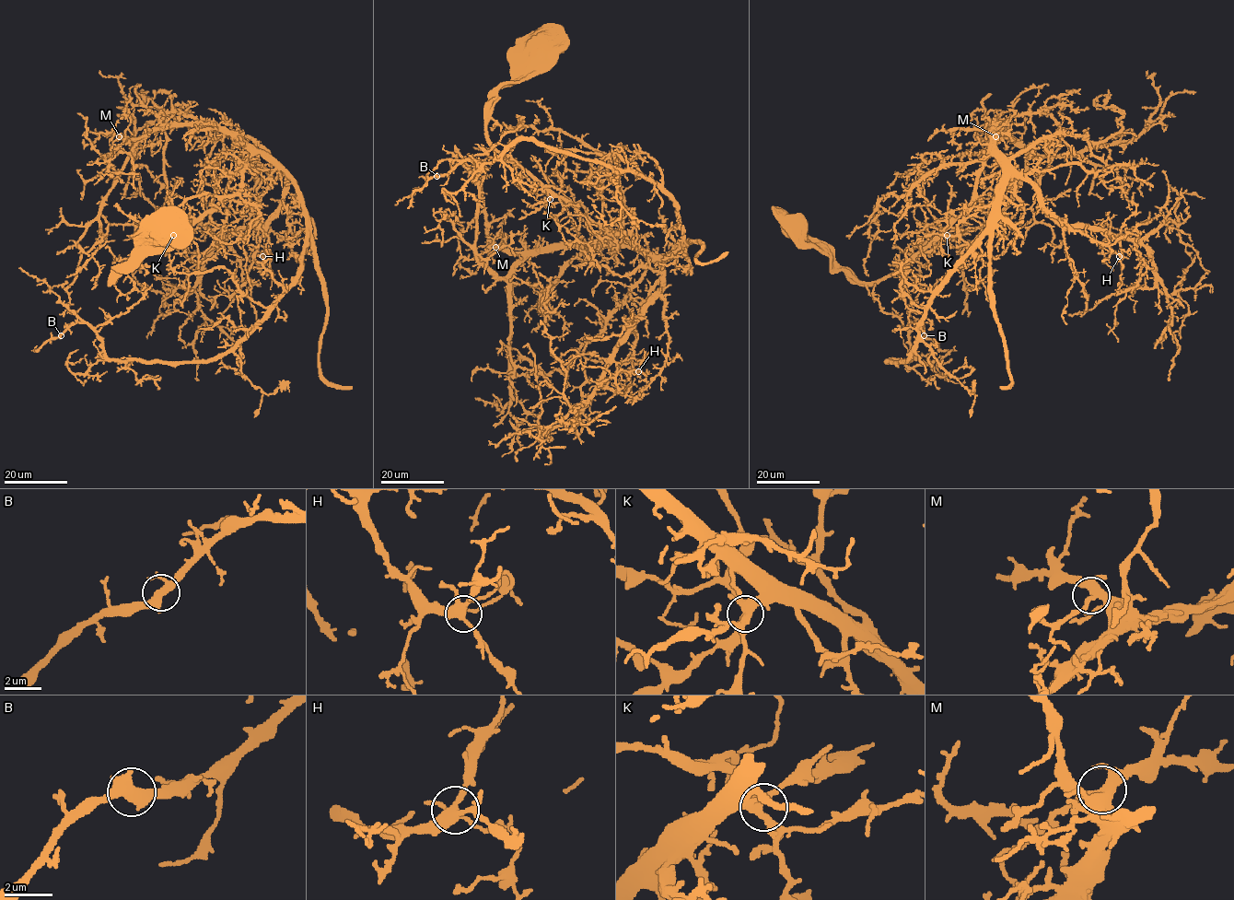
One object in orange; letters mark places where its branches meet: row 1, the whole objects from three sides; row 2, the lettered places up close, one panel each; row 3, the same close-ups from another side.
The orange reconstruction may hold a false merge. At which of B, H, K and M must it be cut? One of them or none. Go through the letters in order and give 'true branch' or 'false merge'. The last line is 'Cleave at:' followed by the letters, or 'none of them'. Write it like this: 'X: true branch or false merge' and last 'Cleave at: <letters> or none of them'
B: true branch
H: true branch
K: true branch
M: true branch
Cleave at: none of them

